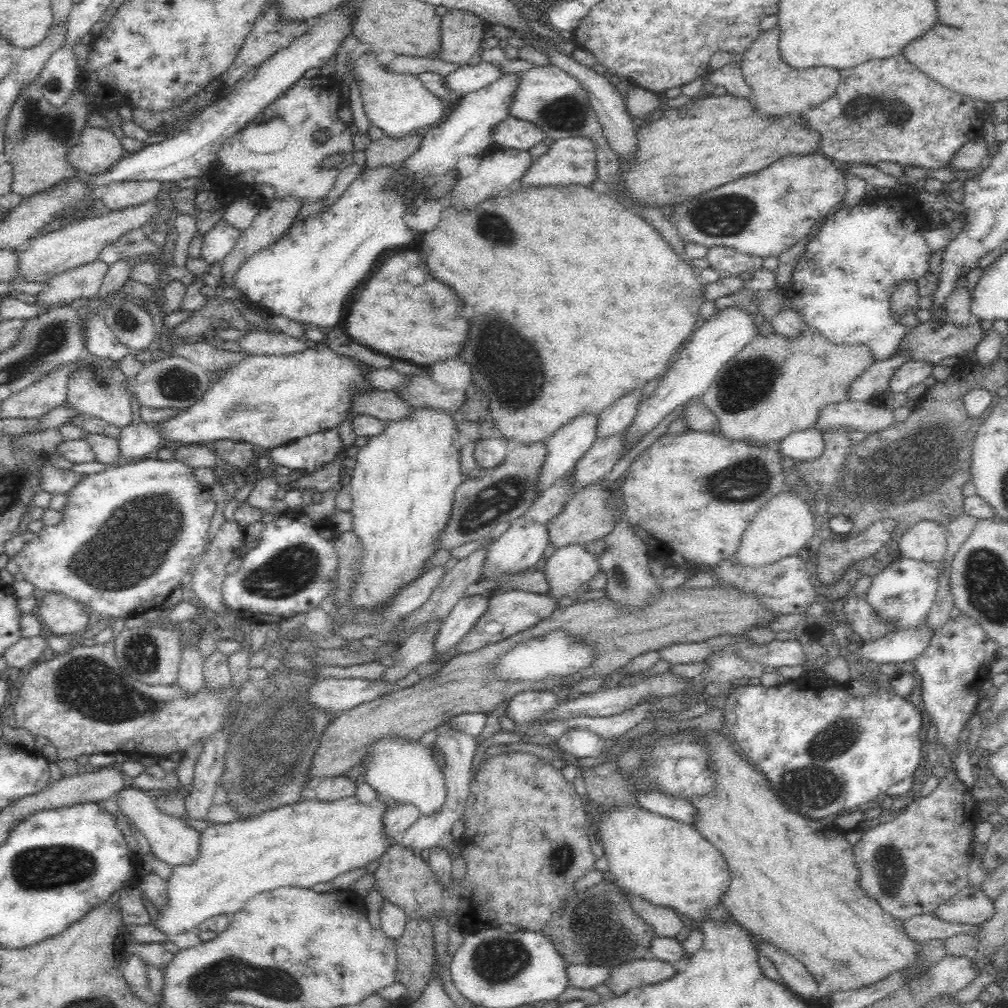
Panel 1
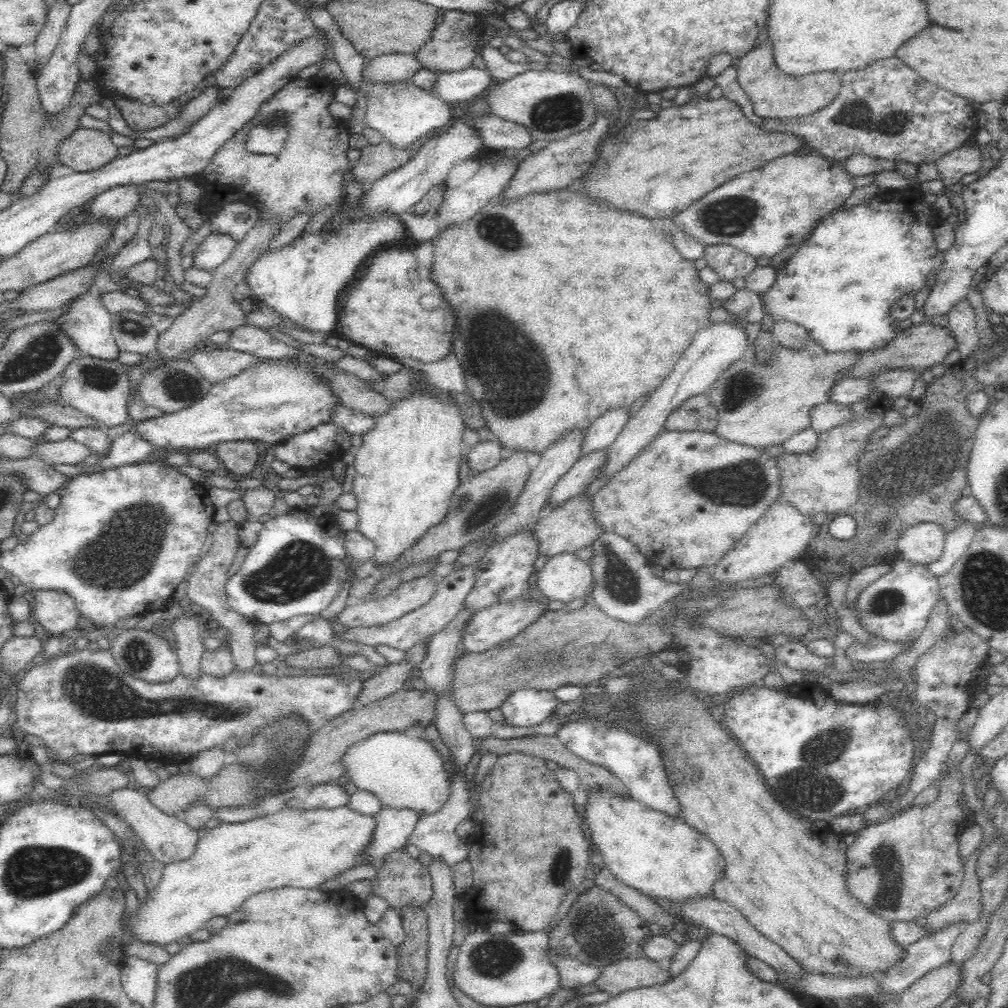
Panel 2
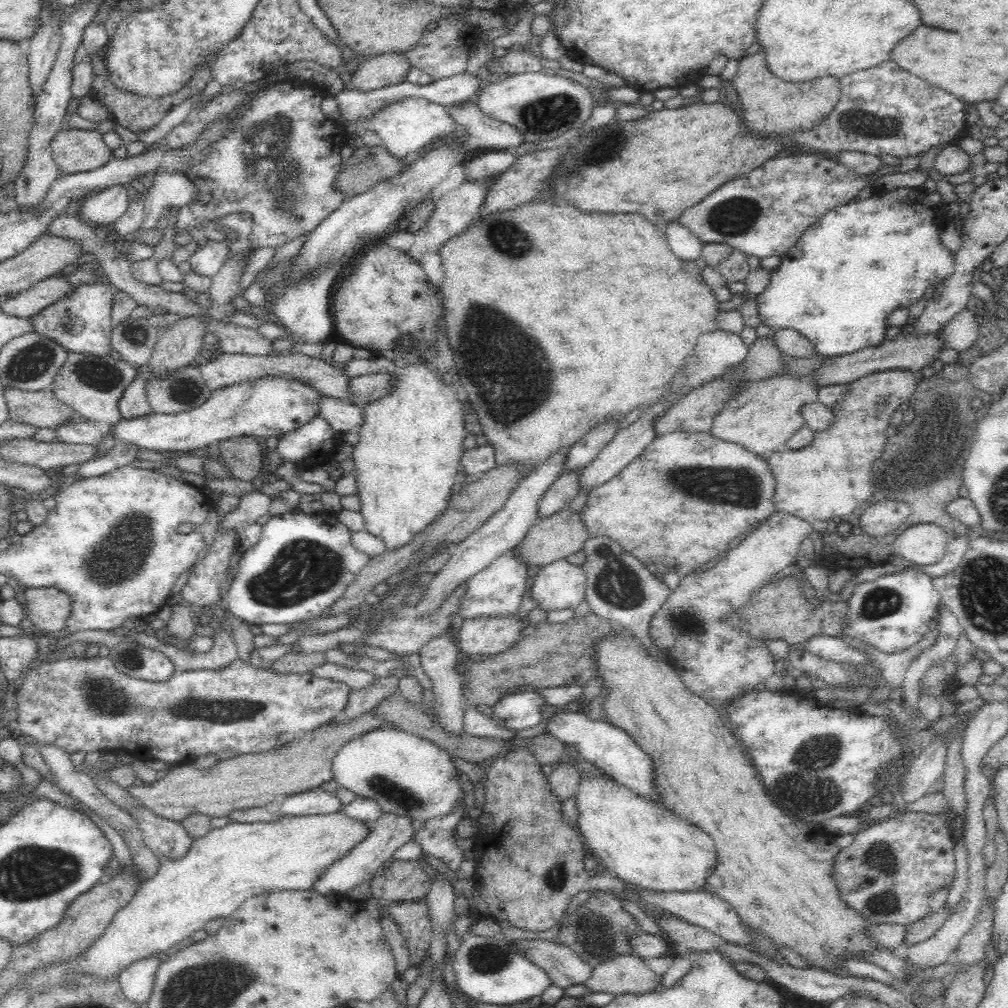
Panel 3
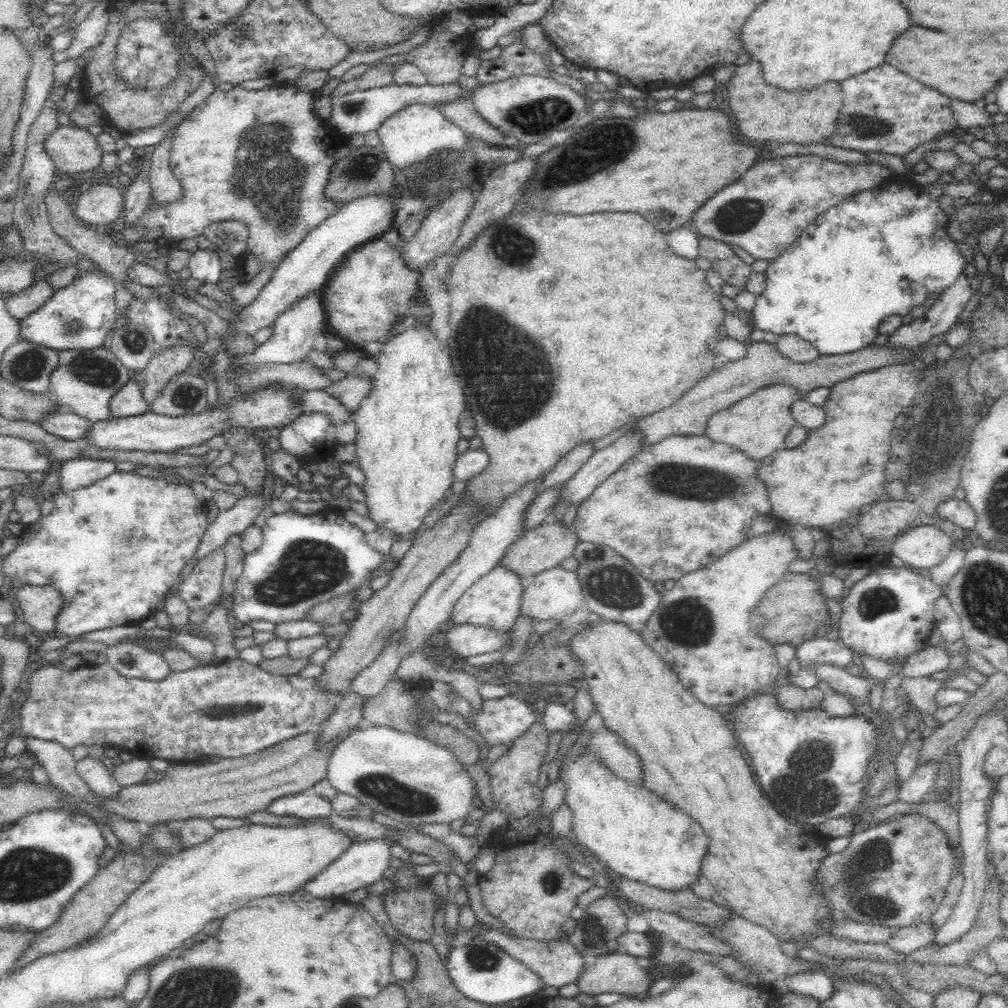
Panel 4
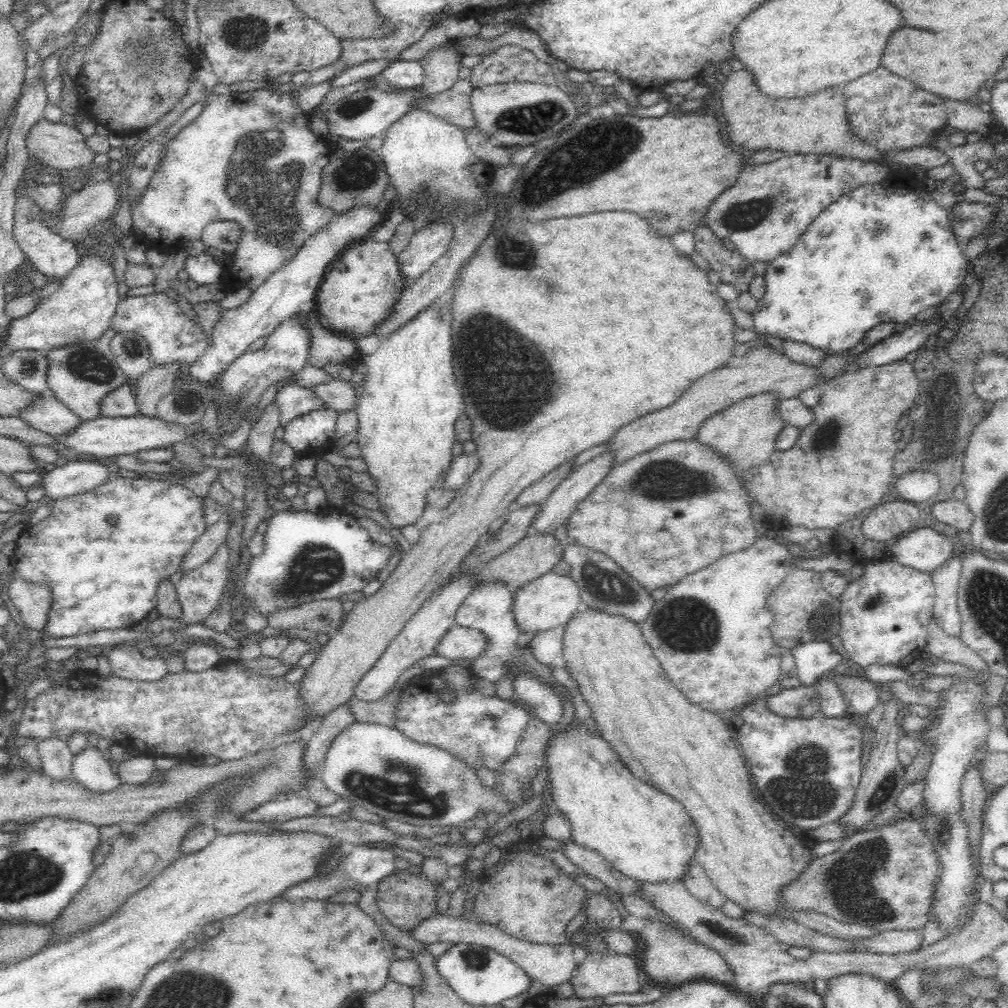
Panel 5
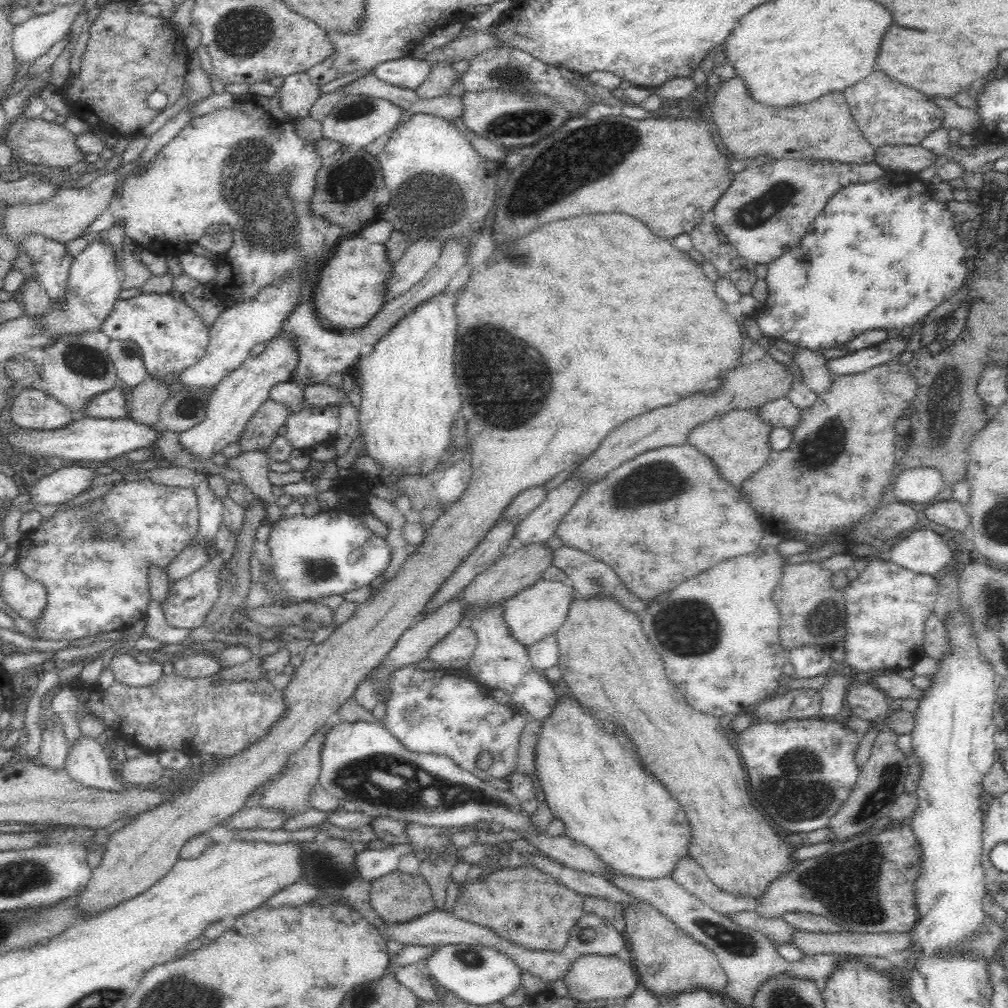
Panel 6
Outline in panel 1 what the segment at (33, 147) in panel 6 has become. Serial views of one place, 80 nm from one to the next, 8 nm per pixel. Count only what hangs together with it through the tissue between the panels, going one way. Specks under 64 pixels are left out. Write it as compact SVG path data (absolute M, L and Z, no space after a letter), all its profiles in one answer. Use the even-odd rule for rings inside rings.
M86 126L67 159L74 168L95 175L113 167L124 157L123 151L121 140L111 130Z

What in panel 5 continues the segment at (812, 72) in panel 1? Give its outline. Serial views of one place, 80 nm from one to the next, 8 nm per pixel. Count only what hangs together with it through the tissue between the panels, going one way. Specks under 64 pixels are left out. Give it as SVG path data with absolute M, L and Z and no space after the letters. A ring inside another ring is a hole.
M742 68L739 71L732 71L722 85L719 102L722 104L724 120L729 125L727 128L729 131L728 138L735 144L735 147L743 149L747 153L771 148L772 150L789 152L790 155L820 154L831 155L832 157L841 156L842 159L852 157L873 163L884 163L882 152L868 143L856 139L857 136L854 135L854 131L847 120L845 98L840 85L822 88L820 92L804 97L770 98L760 92L758 85L754 82L752 72L748 68Z

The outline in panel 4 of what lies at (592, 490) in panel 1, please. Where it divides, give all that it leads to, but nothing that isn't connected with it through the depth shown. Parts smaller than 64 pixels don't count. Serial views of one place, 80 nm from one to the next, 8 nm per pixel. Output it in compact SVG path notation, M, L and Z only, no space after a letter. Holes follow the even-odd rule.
M556 520L556 522L545 521L536 528L526 530L515 543L512 543L497 562L497 566L501 564L520 578L526 578L526 576L540 574L548 568L559 566L562 560L573 554L573 550L578 543L579 538L573 531L573 525L570 527L562 525L562 520Z

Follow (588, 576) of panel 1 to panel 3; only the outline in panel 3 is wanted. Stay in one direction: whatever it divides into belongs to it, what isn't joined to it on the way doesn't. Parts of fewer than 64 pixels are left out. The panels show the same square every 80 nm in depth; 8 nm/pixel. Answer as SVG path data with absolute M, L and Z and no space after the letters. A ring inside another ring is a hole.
M565 557L562 560L552 562L552 564L546 564L533 577L533 583L530 588L530 596L538 603L536 617L544 616L550 611L576 609L585 600L586 584L587 578L583 568L570 564Z

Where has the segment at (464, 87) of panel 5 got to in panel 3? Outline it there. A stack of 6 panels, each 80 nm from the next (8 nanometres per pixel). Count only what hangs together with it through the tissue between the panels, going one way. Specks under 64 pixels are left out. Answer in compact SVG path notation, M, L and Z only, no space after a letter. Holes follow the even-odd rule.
M470 101L464 104L451 105L449 108L449 115L454 119L456 124L464 127L466 134L472 136L472 138L478 138L478 144L480 147L493 149L496 151L508 150L510 147L520 146L524 143L521 133L515 126L511 124L504 124L498 120L490 118L487 114L484 114L475 101Z

